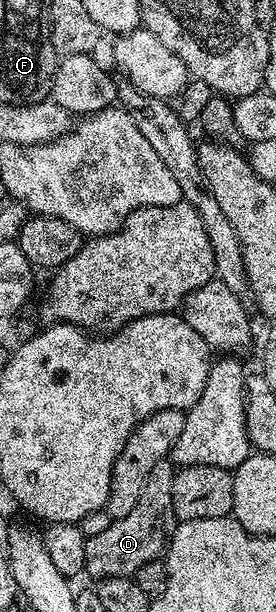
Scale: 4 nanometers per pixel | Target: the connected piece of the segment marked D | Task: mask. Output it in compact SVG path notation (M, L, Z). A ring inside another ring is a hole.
M168 459L158 461L150 469L150 477L140 494L138 505L126 513L126 517L111 520L109 527L86 538L86 561L84 571L93 575L93 580L135 576L138 569L147 563L155 563L165 554L170 538L168 519L172 515L172 490L177 468Z

